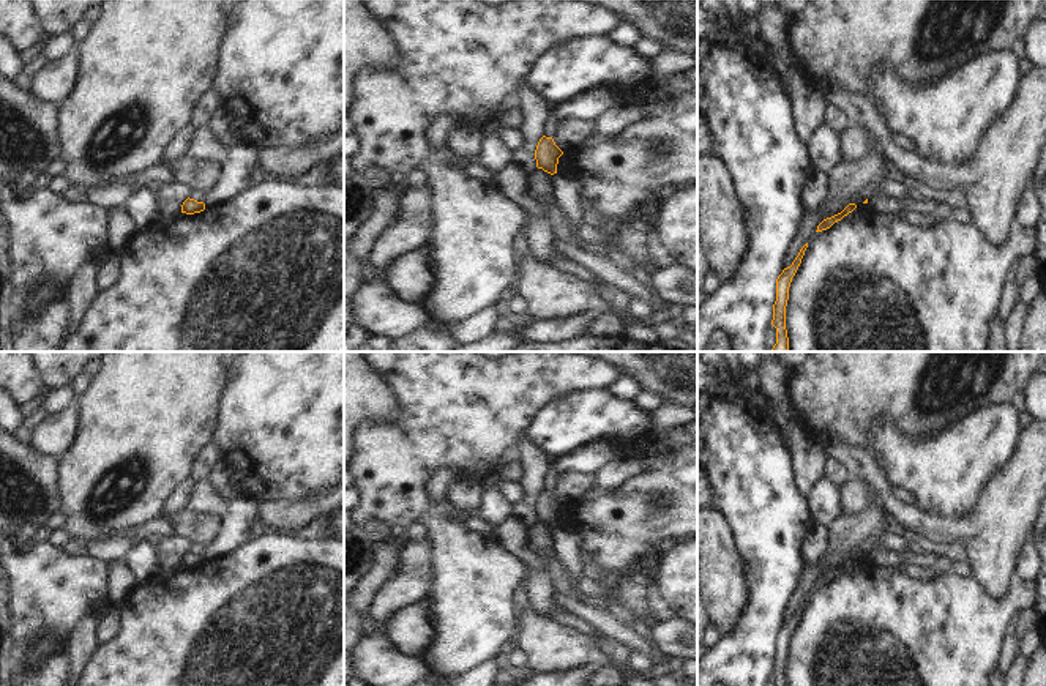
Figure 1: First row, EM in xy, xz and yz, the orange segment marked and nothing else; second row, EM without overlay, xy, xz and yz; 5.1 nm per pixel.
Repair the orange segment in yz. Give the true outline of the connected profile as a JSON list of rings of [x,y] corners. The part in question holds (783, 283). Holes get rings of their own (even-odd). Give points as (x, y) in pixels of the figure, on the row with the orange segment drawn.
[[[808,243],[800,249],[798,255],[790,267],[784,268],[776,279],[776,301],[773,304],[773,320],[771,325],[776,328],[776,344],[770,352],[789,352],[789,337],[786,330],[786,306],[789,300],[789,287],[792,278],[795,276]]]

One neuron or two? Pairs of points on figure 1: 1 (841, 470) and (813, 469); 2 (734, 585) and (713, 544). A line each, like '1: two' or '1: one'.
1: two
2: one

